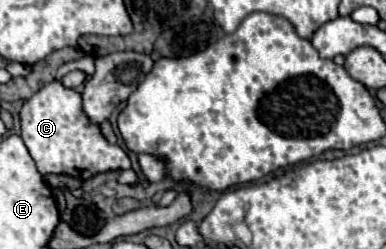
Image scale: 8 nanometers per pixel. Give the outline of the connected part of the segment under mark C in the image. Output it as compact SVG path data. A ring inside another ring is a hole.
M59 80L45 84L37 94L33 94L19 110L21 138L33 156L37 170L45 174L67 174L79 180L89 180L95 174L109 170L127 170L131 166L129 154L117 146L109 144L101 134L101 128L89 118L85 118L81 106L81 94L73 88L65 88Z

